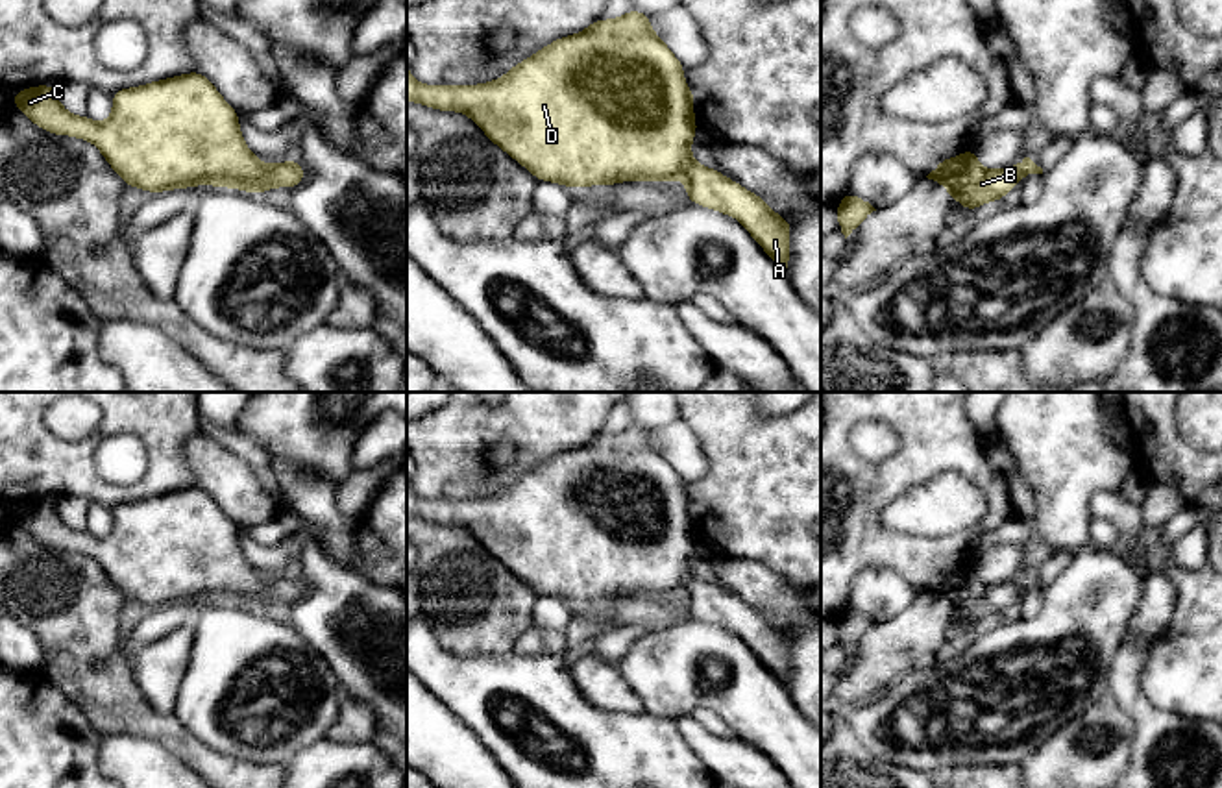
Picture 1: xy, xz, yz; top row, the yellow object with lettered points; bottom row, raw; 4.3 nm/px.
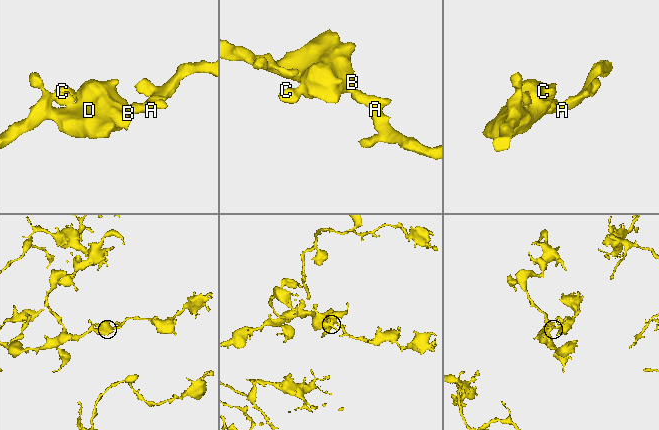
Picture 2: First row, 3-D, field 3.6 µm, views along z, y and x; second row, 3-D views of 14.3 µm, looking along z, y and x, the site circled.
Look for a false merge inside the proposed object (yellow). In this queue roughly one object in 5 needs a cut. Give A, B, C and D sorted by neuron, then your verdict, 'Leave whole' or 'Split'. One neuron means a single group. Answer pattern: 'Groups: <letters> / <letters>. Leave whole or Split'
Groups: A B C D. Leave whole

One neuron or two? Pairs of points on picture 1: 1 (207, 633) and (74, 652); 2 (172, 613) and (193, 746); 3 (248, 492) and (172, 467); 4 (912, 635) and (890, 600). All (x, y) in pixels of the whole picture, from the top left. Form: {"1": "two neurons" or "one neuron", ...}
{"1": "two neurons", "2": "two neurons", "3": "two neurons", "4": "two neurons"}

